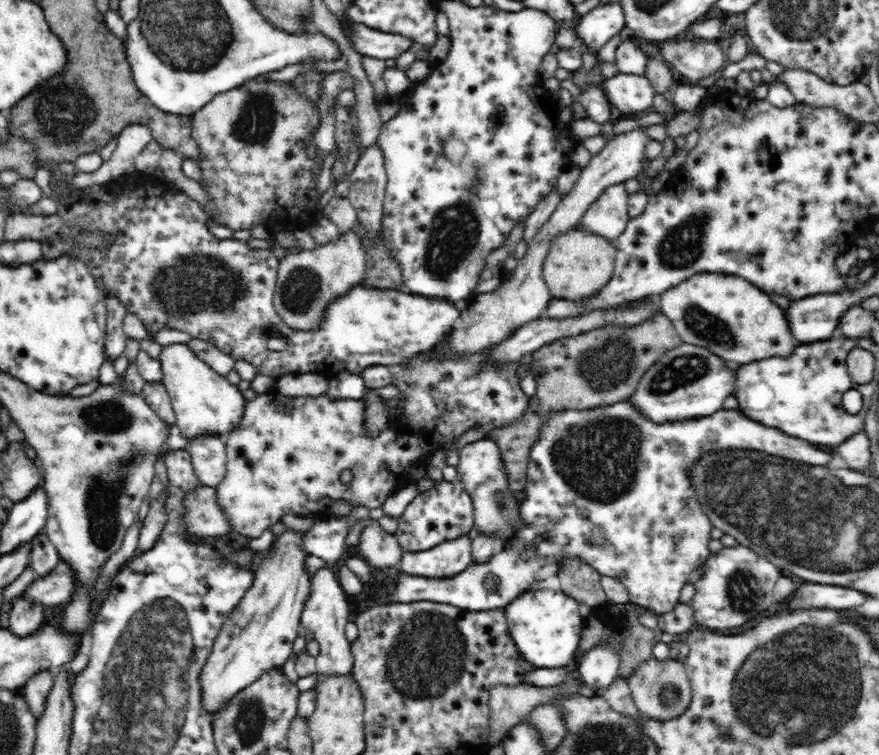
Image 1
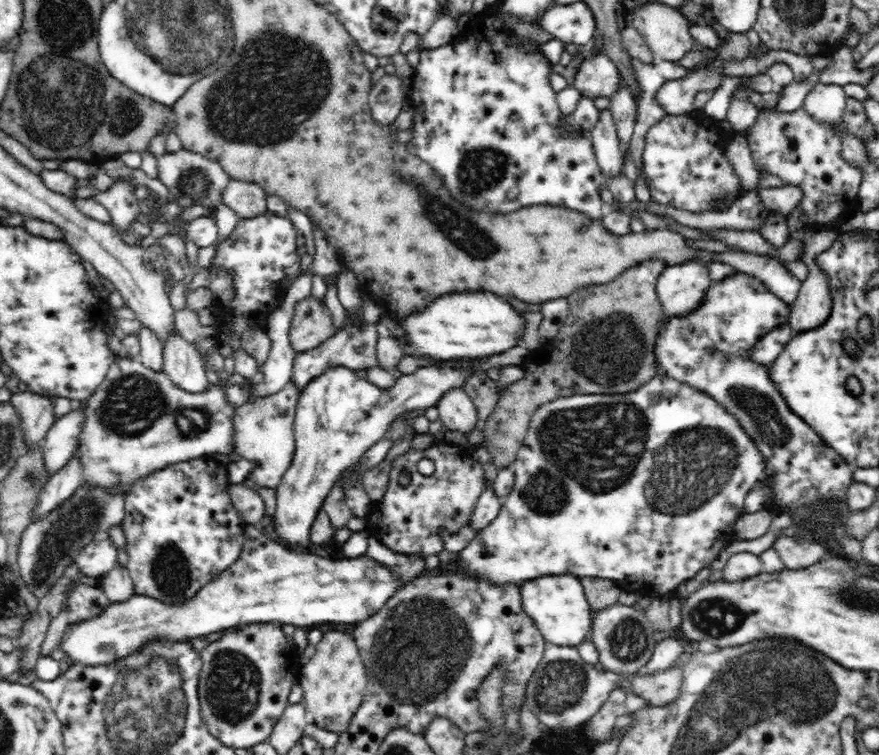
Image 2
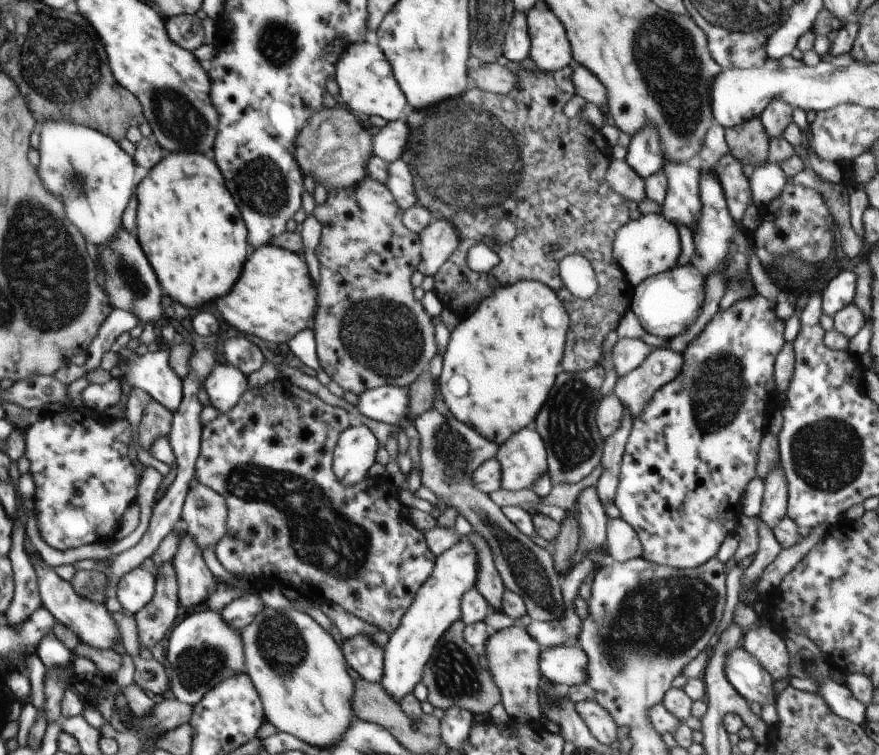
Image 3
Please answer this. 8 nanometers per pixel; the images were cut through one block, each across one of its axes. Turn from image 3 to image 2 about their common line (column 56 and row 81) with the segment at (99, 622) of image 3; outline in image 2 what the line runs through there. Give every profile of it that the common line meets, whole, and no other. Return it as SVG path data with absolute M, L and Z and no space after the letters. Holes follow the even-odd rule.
M600 54L584 59L571 86L592 99L600 96L610 99L620 80L616 64L608 56Z

